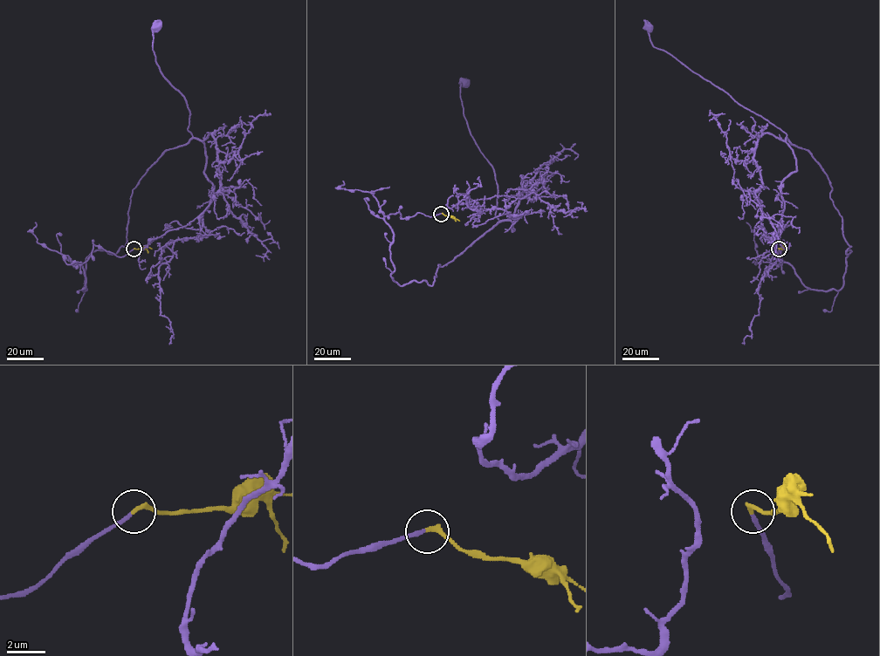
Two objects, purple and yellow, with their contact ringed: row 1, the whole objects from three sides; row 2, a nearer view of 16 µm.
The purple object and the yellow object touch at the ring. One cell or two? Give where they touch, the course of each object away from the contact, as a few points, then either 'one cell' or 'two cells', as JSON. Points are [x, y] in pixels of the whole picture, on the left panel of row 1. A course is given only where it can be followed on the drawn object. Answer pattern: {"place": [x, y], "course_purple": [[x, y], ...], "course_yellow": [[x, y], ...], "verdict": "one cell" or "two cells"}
{"place": [134, 249], "course_purple": [[134, 249], [93, 244], [76, 263], [82, 290], [85, 259], [125, 246], [138, 182], [192, 137], [154, 27]], "course_yellow": [[134, 249], [152, 249]], "verdict": "one cell"}

